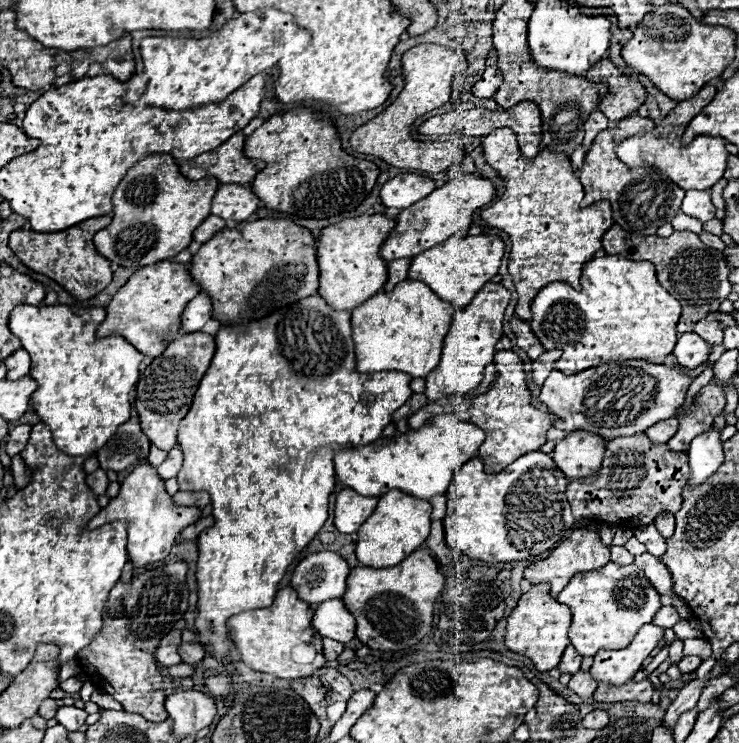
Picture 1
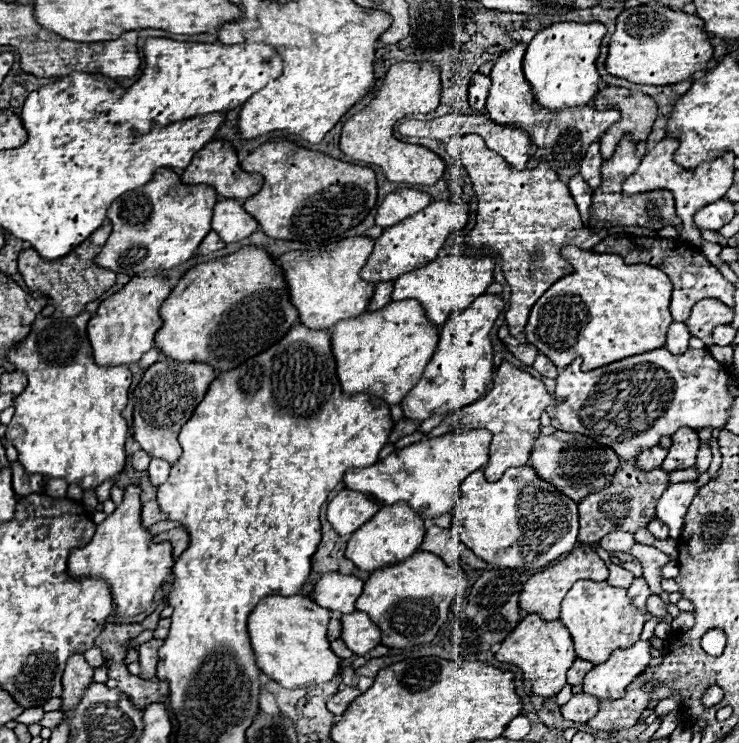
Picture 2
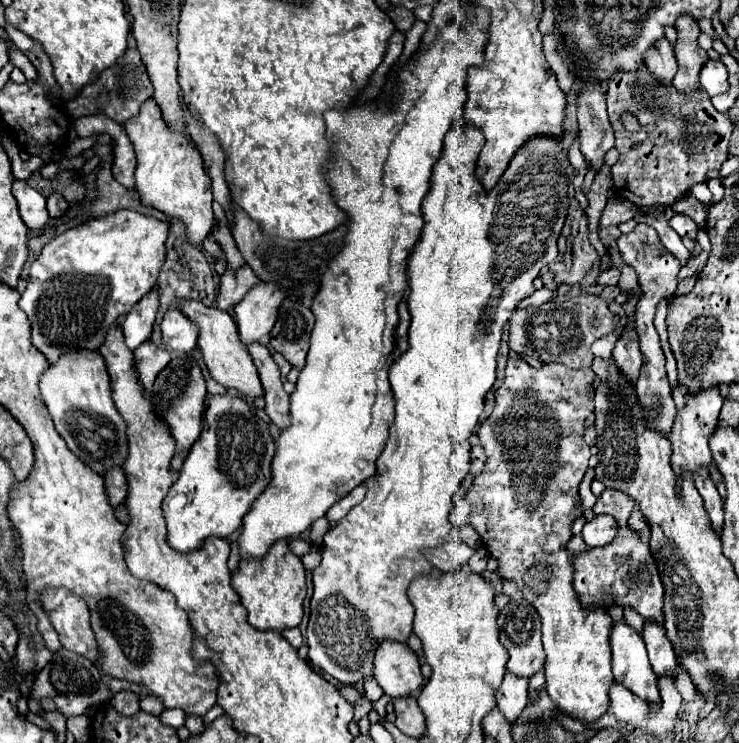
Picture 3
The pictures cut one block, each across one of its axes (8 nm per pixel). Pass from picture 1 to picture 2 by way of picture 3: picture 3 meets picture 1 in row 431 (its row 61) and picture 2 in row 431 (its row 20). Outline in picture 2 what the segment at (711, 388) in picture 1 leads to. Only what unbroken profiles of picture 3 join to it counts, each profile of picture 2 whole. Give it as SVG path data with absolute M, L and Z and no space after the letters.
M680 428L674 436L672 436L672 446L668 450L666 460L662 462L662 468L668 472L674 470L686 470L690 466L696 464L696 454L698 454L698 434L696 430L690 428Z

